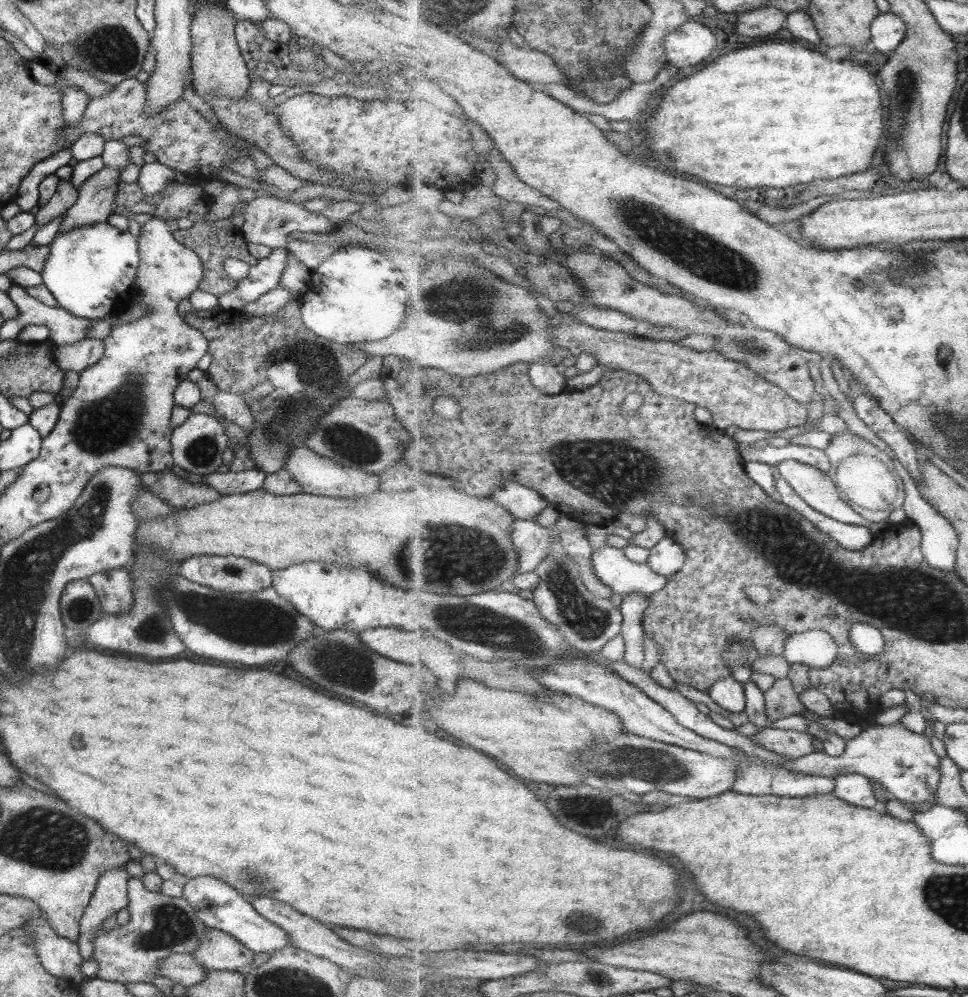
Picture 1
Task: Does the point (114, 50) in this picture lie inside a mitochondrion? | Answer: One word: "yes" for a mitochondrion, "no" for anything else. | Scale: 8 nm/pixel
yes

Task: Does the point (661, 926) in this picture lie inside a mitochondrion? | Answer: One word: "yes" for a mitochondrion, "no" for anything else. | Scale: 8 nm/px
no

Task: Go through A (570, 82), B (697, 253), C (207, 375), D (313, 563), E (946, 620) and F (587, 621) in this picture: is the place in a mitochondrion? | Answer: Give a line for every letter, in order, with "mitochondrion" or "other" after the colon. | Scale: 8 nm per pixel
A: other
B: mitochondrion
C: other
D: other
E: mitochondrion
F: mitochondrion

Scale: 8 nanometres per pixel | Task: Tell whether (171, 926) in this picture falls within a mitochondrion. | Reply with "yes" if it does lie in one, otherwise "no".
yes

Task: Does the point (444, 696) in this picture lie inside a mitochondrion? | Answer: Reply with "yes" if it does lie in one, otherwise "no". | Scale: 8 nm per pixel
no

